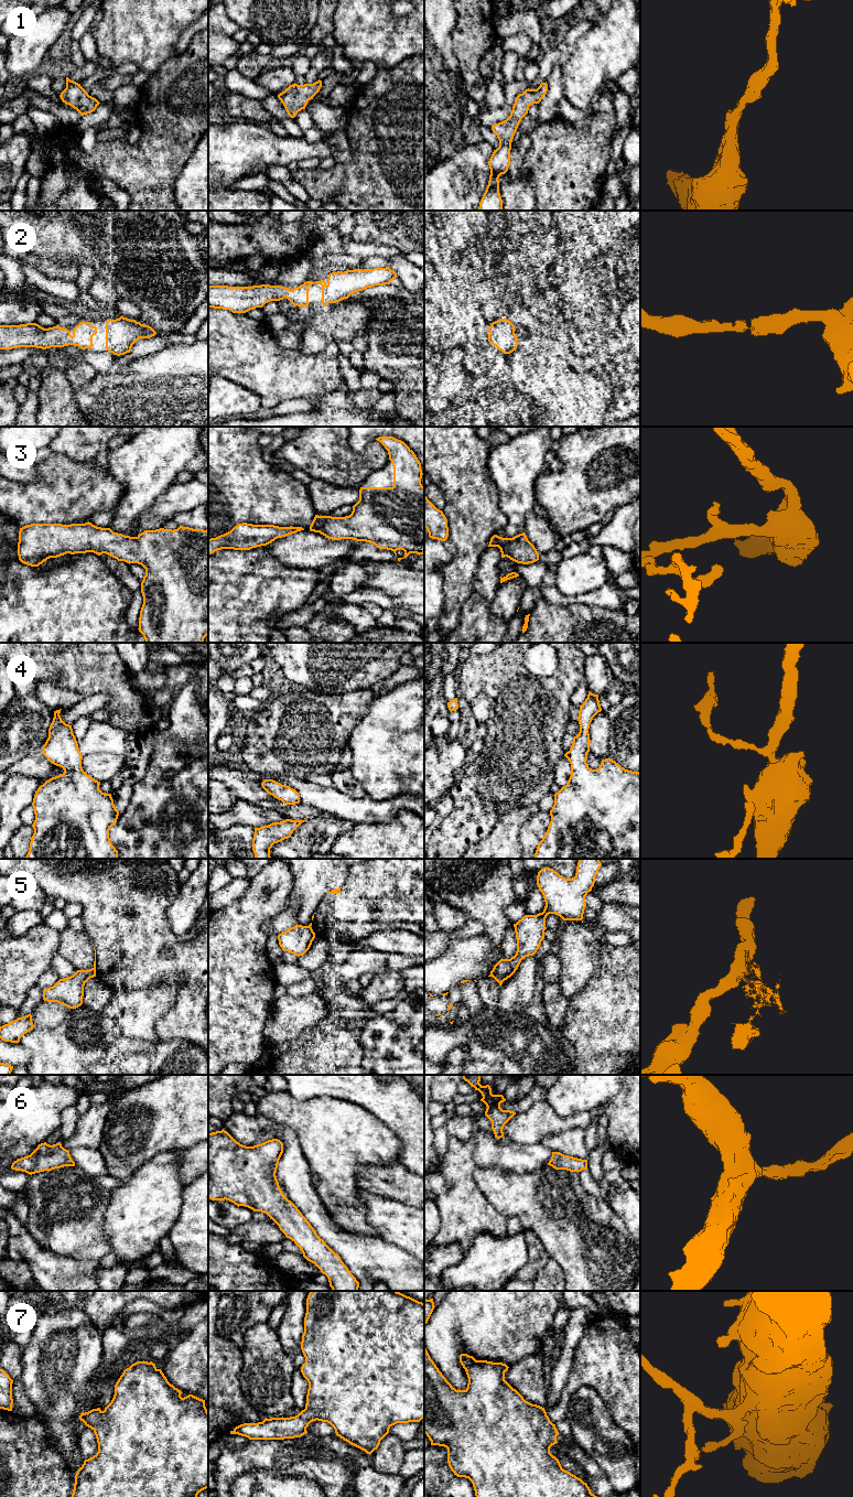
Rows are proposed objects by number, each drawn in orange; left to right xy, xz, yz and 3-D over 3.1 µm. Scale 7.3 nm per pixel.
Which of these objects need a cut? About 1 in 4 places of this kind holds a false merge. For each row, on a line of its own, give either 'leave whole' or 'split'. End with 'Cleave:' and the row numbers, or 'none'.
1: leave whole
2: leave whole
3: leave whole
4: leave whole
5: split
6: leave whole
7: leave whole
Cleave: 5

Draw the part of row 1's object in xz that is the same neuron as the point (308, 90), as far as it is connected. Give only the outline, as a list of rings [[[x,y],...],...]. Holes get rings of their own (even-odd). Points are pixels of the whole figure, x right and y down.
[[[317,80],[313,84],[290,85],[284,91],[278,95],[278,98],[283,104],[288,115],[294,118],[295,115],[305,109],[307,103],[320,91],[322,87],[322,80]]]

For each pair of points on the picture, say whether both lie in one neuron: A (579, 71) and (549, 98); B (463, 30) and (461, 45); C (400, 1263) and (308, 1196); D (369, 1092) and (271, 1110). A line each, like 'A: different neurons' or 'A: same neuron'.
A: different neurons
B: same neuron
C: same neuron
D: different neurons

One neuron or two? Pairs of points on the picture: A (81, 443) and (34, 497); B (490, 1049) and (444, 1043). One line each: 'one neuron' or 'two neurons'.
A: two neurons
B: one neuron

